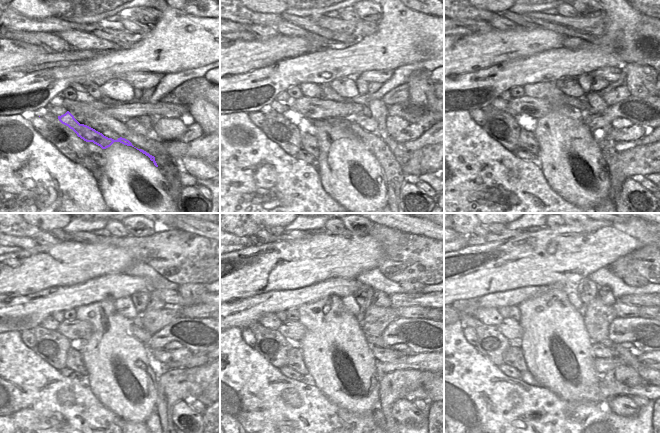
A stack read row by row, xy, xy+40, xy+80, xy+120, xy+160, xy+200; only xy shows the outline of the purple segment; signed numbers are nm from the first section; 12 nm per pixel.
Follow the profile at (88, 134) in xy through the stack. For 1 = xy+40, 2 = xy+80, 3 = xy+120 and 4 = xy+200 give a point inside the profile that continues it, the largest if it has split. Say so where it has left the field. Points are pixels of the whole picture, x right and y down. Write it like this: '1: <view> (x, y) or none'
1: xy+40 (305, 125)
2: xy+80 (525, 121)
3: xy+120 (78, 344)
4: xy+200 (518, 341)

